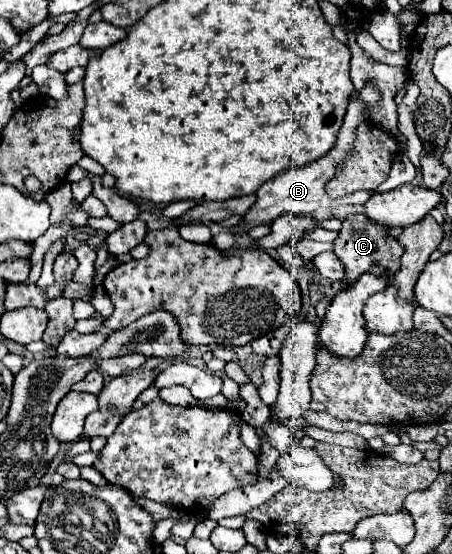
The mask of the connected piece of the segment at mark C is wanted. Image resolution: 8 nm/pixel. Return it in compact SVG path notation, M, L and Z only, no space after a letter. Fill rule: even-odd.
M351 214L343 220L343 228L333 240L333 246L335 246L337 258L347 268L347 284L353 284L363 272L393 276L399 270L399 258L403 254L403 246L399 246L399 242L393 236L389 236L387 230L389 228L371 222L363 214Z

